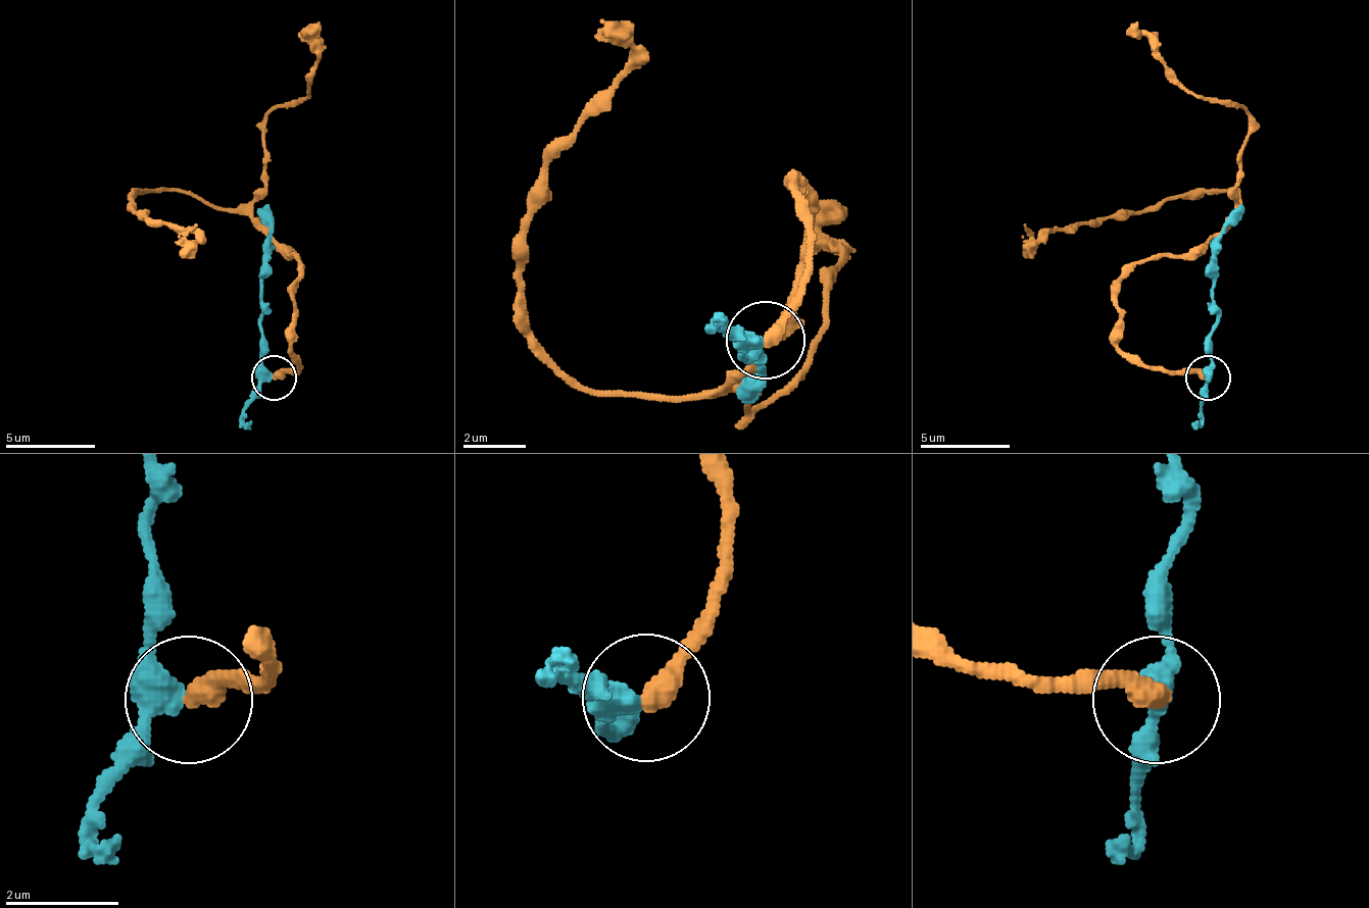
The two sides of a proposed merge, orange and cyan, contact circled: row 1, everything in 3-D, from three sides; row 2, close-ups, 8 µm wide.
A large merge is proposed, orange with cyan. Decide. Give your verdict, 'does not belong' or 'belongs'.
does not belong

